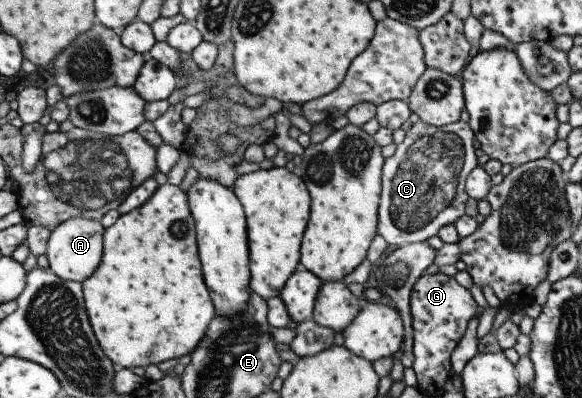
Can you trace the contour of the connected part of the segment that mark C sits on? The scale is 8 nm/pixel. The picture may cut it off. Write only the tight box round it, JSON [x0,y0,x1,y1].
[376,120,479,246]

